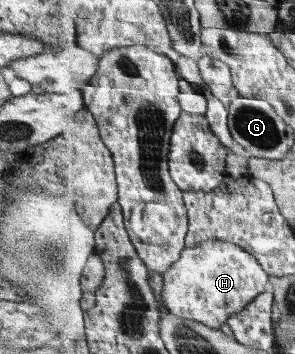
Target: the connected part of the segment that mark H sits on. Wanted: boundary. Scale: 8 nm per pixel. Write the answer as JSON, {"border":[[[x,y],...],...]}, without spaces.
{"border":[[[211,239],[199,243],[195,248],[185,248],[181,253],[181,258],[177,260],[176,263],[173,263],[167,272],[164,272],[164,304],[169,312],[176,314],[180,317],[187,317],[188,319],[194,321],[201,321],[203,324],[209,325],[211,328],[221,328],[223,324],[227,324],[230,316],[232,314],[240,313],[254,298],[257,298],[260,294],[267,291],[271,287],[271,276],[263,268],[262,264],[256,256],[253,256],[253,253],[247,252],[244,248],[241,248],[241,245],[229,242],[222,241],[217,239]]]}

